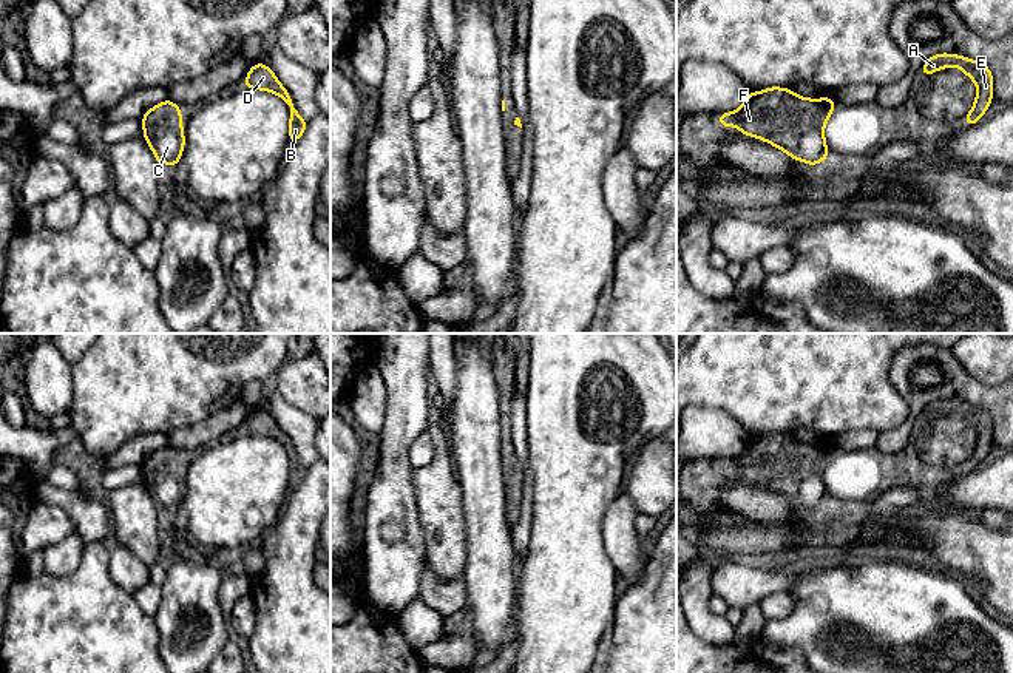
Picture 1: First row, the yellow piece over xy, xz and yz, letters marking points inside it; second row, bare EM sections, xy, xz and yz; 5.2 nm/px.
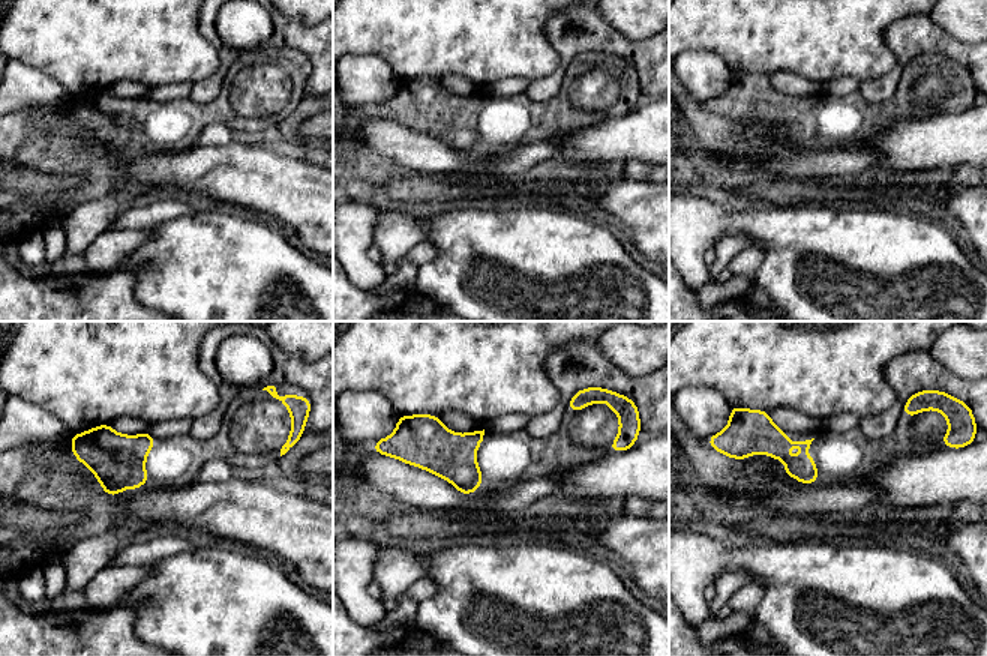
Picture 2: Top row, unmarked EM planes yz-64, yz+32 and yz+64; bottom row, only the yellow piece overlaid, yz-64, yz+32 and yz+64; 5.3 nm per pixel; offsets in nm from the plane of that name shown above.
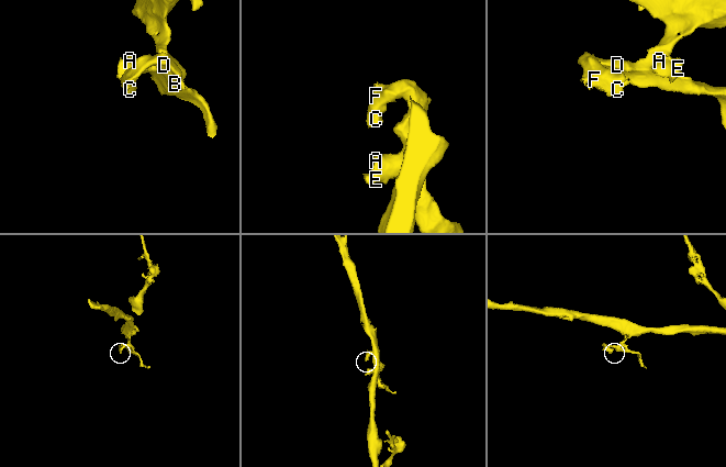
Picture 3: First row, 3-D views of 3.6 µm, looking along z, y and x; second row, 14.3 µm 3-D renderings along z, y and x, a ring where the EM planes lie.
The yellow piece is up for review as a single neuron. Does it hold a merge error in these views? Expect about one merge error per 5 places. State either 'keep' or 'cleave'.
keep

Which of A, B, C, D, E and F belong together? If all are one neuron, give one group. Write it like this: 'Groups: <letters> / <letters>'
Groups: A B C D E F

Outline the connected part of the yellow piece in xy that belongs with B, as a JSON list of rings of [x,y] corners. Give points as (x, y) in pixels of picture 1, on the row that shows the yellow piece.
[[[256,62],[246,76],[242,86],[249,90],[263,90],[280,96],[290,110],[289,144],[298,142],[307,128],[307,122],[298,114],[290,93],[281,85],[275,73],[261,62]]]

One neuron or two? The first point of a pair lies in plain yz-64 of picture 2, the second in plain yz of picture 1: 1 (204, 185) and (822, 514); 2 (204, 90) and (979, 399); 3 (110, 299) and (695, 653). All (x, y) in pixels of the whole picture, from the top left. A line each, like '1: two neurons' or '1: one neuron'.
1: two neurons
2: one neuron
3: one neuron

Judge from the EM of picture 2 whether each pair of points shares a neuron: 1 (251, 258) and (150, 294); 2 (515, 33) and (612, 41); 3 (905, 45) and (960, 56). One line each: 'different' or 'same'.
1: same
2: different
3: same

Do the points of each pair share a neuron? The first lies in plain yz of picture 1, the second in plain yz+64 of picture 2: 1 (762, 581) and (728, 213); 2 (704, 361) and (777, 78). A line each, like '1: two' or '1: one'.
1: two
2: two

